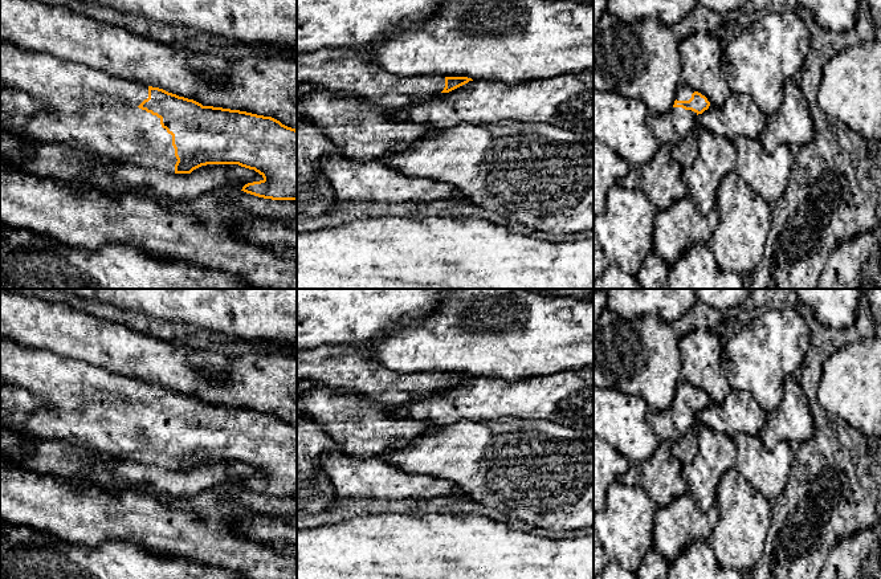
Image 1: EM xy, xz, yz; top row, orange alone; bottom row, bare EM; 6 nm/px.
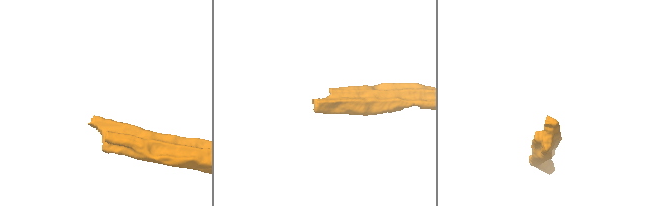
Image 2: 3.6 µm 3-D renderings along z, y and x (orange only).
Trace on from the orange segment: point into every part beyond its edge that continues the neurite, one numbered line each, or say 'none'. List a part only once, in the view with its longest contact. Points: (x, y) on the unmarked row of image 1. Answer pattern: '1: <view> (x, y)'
1: xy (85, 406)

